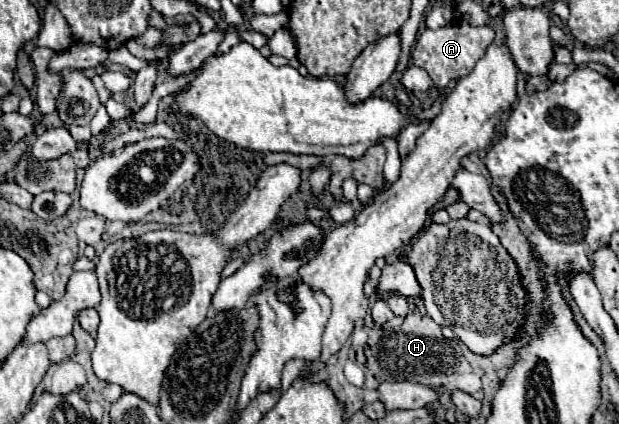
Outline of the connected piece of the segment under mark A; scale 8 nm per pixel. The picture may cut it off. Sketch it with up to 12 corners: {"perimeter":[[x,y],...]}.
{"perimeter":[[491,27],[425,29],[411,59],[435,87],[471,73]]}

